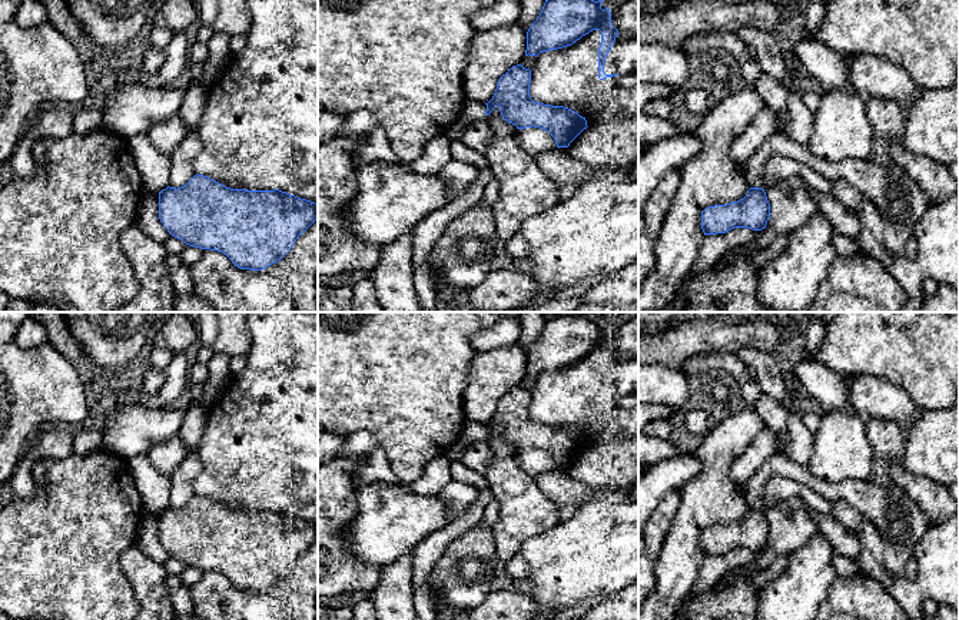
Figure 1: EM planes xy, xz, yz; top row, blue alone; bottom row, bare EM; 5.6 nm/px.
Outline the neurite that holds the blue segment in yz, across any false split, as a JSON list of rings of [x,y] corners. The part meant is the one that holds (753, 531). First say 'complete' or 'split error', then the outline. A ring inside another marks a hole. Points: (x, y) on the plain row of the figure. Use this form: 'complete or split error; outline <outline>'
complete; outline [[[750,508],[746,517],[727,525],[709,527],[701,533],[704,556],[726,554],[734,548],[761,551],[770,538],[770,524],[761,508]]]

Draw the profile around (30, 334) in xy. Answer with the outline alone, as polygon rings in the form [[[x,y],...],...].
[[[26,318],[20,325],[17,325],[17,332],[13,341],[23,349],[33,349],[39,345],[47,342],[46,328],[33,318]]]

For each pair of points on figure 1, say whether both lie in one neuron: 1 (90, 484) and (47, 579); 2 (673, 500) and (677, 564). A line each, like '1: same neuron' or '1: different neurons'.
1: same neuron
2: different neurons

